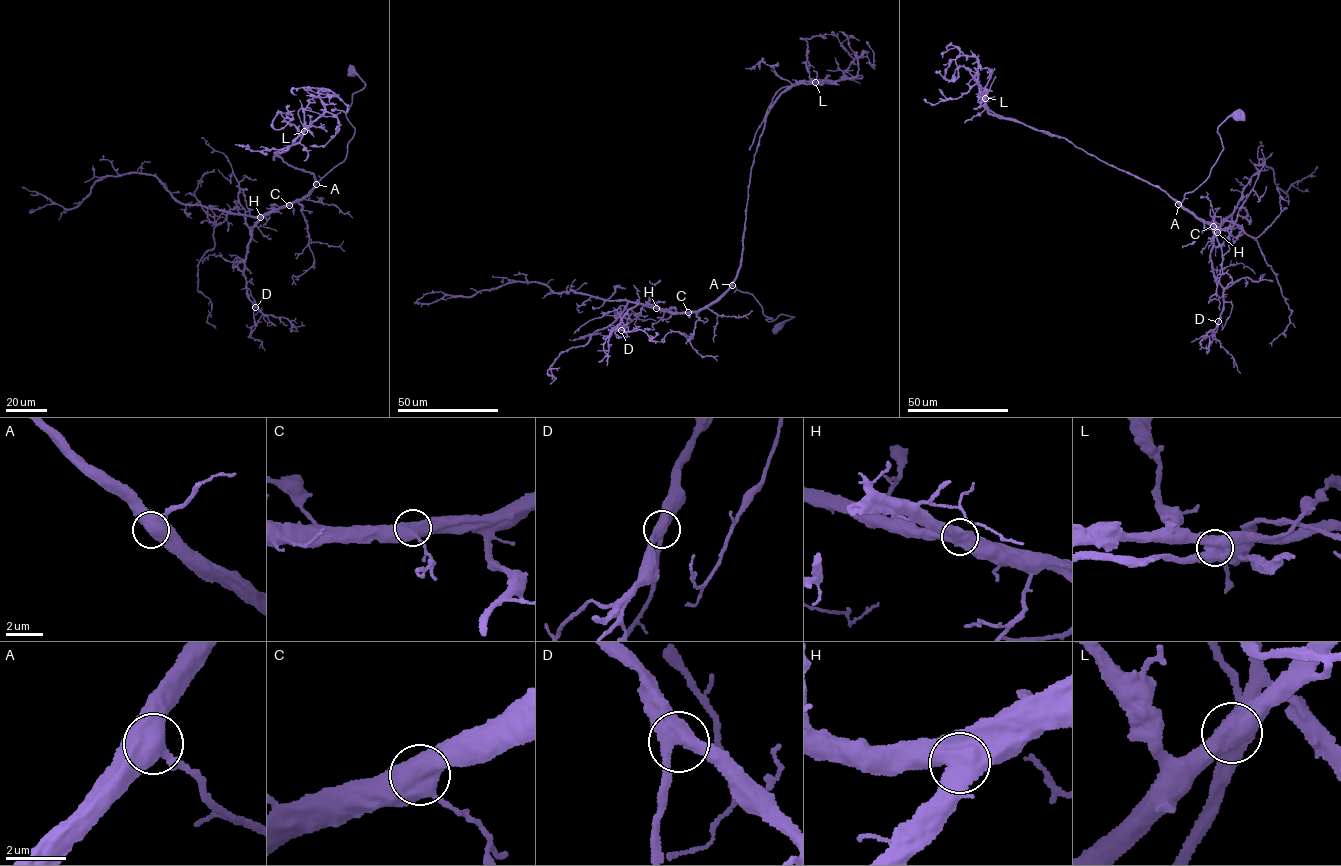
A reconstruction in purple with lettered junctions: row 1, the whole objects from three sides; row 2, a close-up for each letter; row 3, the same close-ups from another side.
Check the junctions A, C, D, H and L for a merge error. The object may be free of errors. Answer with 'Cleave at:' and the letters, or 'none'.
Cleave at: L

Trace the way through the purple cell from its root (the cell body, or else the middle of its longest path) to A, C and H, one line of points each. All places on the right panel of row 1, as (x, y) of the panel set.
A: (1238, 116), (1228, 117), (1218, 127), (1223, 149), (1209, 177), (1187, 192), (1178, 204)
C: (1238, 116), (1228, 117), (1218, 127), (1223, 149), (1209, 177), (1187, 192), (1180, 203), (1213, 226)
H: (1238, 116), (1228, 117), (1218, 127), (1223, 149), (1209, 177), (1187, 192), (1180, 203), (1218, 228), (1217, 232)

